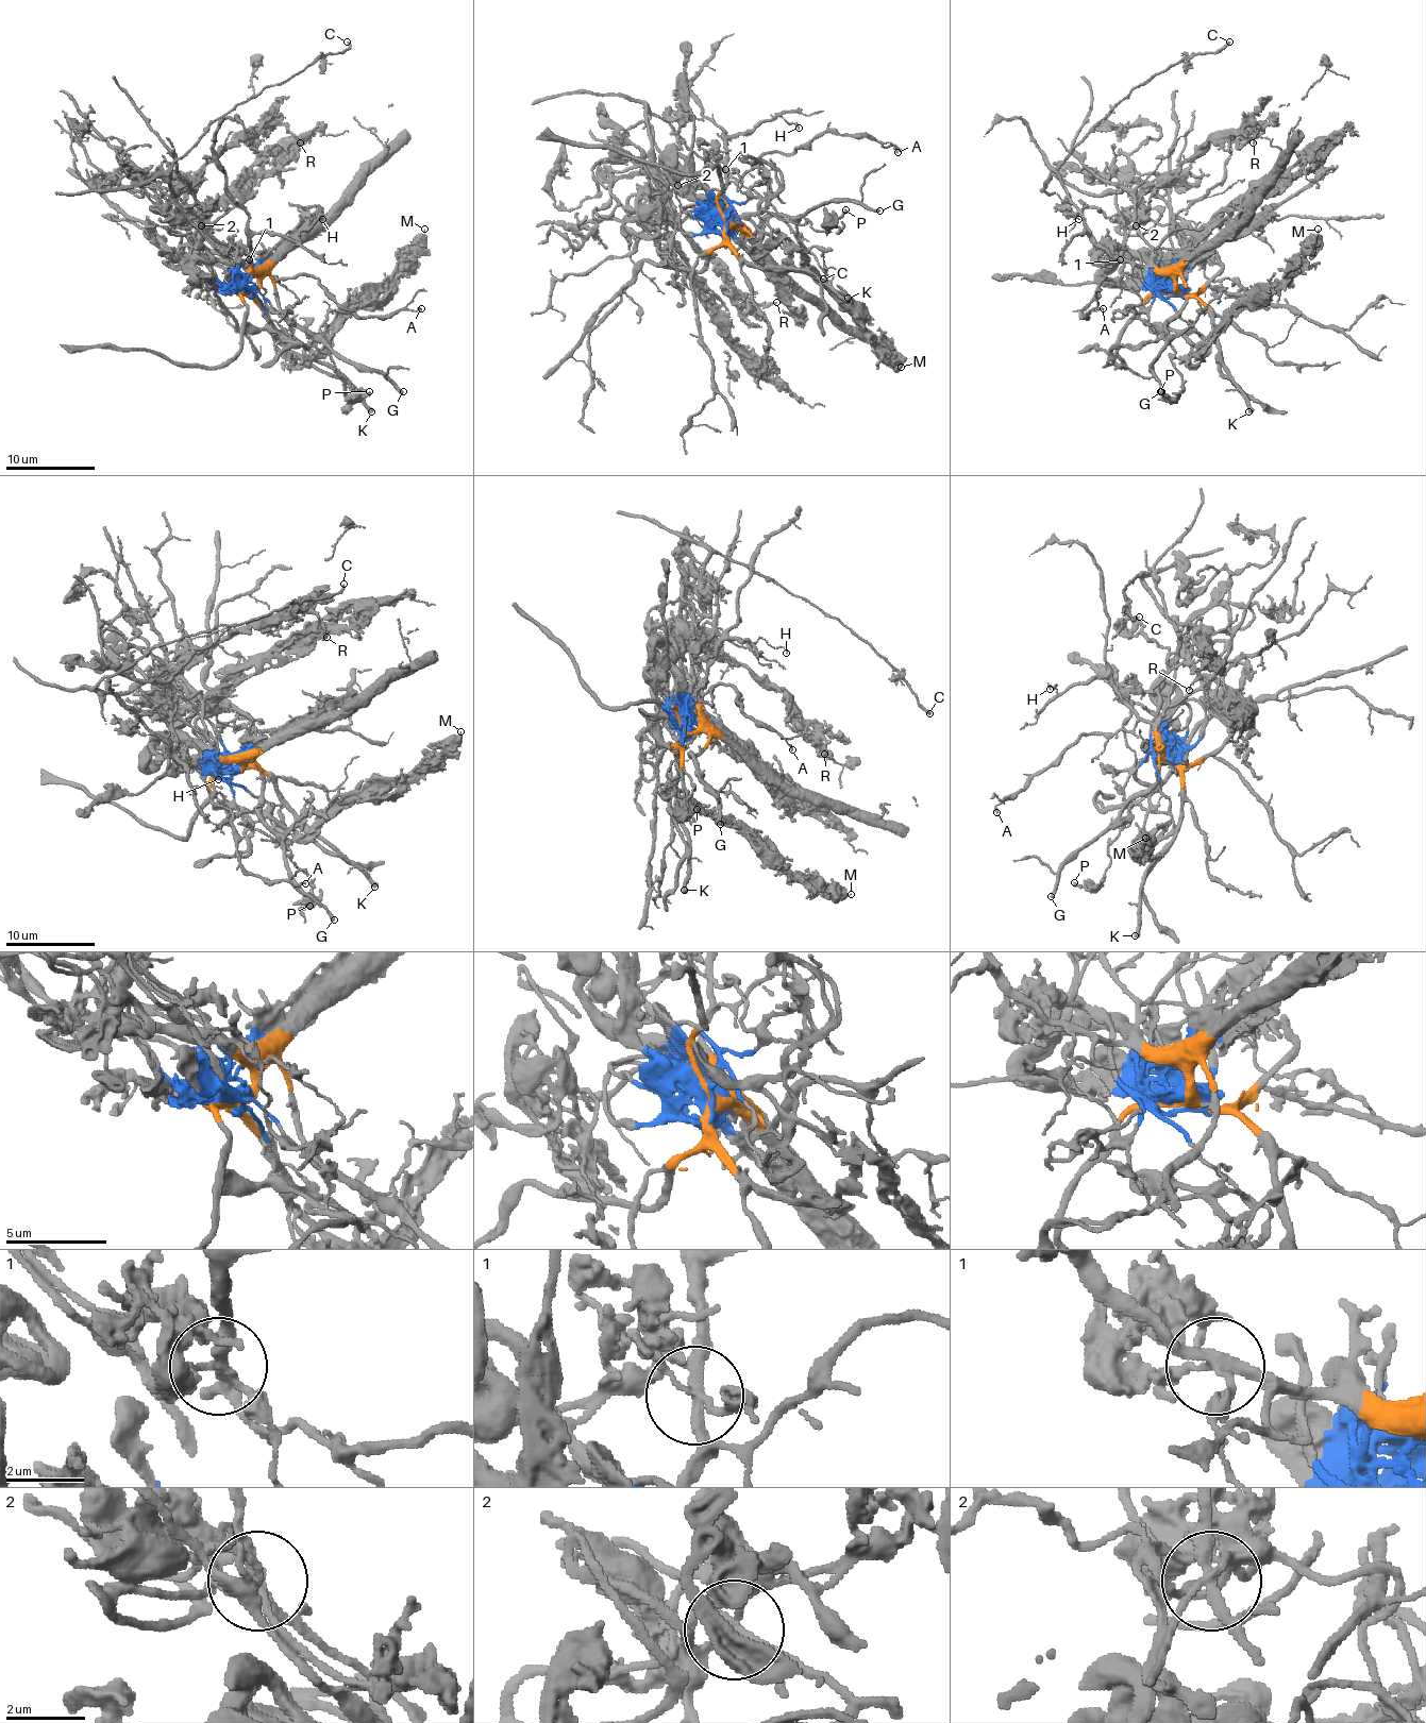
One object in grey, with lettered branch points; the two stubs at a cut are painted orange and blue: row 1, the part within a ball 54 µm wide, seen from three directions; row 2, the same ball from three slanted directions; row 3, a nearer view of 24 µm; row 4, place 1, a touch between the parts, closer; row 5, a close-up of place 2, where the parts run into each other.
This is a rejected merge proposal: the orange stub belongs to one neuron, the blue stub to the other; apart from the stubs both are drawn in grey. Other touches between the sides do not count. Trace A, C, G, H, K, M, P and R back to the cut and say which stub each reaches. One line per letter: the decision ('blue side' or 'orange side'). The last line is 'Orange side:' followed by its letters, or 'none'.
A: orange side
C: blue side
G: orange side
H: orange side
K: orange side
M: blue side
P: blue side
R: blue side
Orange side: A, G, H, K

